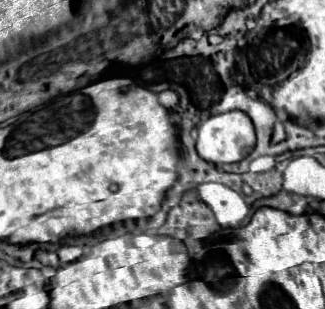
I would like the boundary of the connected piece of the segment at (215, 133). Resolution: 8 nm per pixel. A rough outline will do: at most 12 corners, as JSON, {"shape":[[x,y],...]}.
{"shape":[[241,110],[211,116],[197,132],[197,154],[215,166],[255,148]]}

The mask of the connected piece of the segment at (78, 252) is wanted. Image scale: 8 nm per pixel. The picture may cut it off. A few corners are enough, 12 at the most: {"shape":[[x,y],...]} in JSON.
{"shape":[[61,246],[57,256],[63,264],[79,260],[81,246]]}

